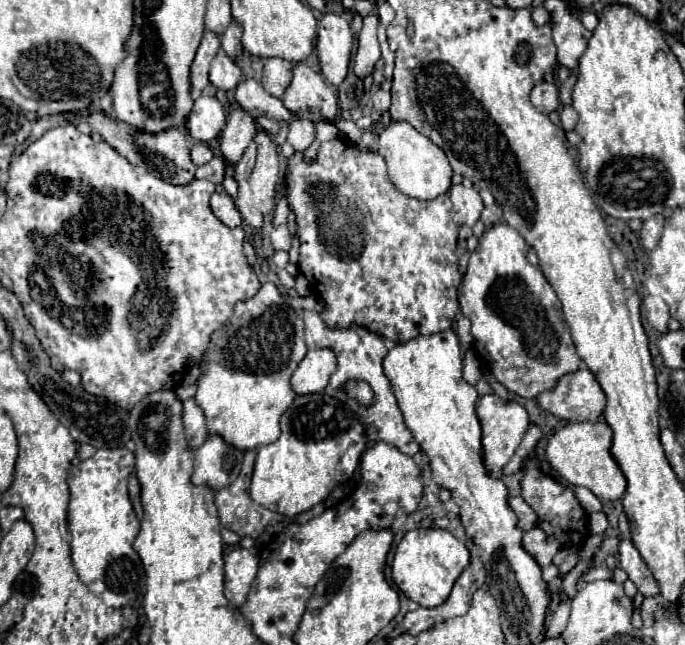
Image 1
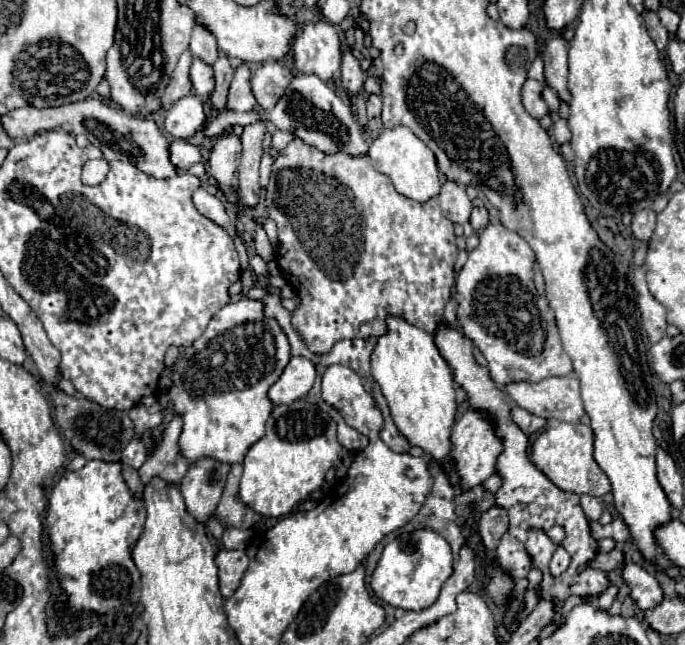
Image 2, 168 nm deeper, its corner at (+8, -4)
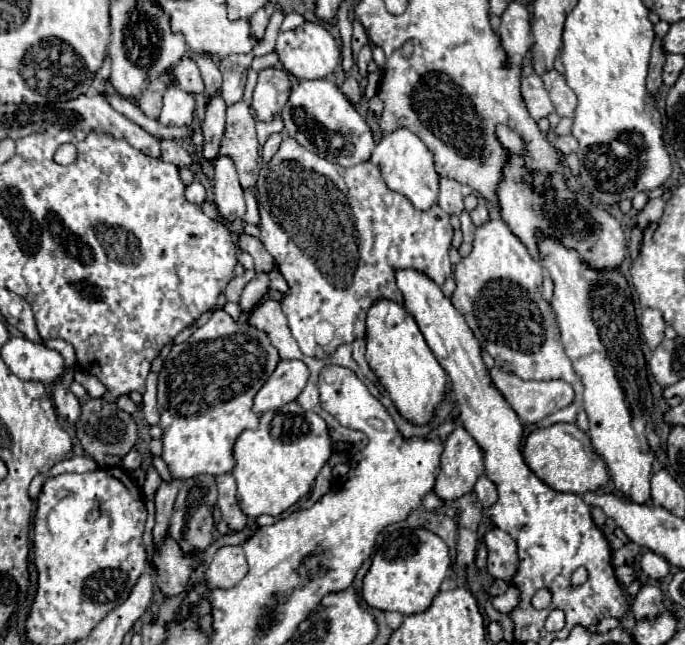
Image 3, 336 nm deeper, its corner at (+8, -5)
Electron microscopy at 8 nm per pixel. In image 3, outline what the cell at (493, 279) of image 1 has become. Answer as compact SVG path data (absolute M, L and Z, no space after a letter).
M501 219L477 227L473 251L455 267L457 289L451 297L465 317L479 345L495 359L497 367L521 379L563 379L575 383L571 361L563 351L559 327L551 305L541 297L543 267L531 257L519 237Z

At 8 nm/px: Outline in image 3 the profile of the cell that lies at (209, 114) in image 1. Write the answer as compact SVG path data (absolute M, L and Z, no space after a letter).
M173 85L165 91L159 123L175 125L175 127L191 125L193 113L195 113L195 99L193 99L191 93L179 89L177 85Z

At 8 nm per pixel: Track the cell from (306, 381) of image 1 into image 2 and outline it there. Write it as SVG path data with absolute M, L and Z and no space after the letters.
M291 358L279 380L269 388L267 396L273 404L291 404L311 390L315 366L307 358Z

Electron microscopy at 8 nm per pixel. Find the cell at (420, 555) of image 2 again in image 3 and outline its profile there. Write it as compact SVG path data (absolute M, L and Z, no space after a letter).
M421 527L399 529L377 549L371 569L363 579L363 599L369 607L377 607L381 611L399 611L403 615L421 613L439 593L439 585L447 577L449 565L449 547L441 537Z

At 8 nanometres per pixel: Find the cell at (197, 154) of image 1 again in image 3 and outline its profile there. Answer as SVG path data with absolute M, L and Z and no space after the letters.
M161 141L161 159L165 163L173 163L177 167L191 167L189 151L177 141Z

